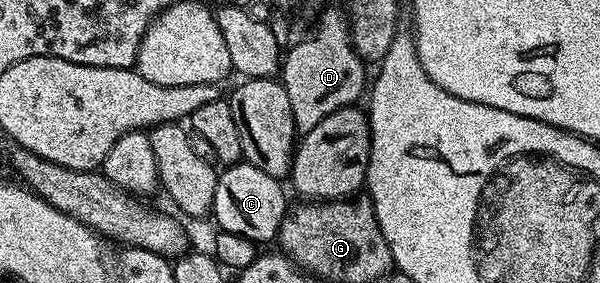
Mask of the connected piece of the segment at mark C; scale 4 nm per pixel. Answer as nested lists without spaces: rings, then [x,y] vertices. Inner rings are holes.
[[[245,161],[231,163],[219,174],[212,219],[219,223],[217,226],[221,230],[240,233],[240,237],[248,237],[259,245],[265,245],[269,239],[277,240],[282,218],[288,210],[282,186],[279,180],[268,177],[264,169],[256,169],[256,165]]]

